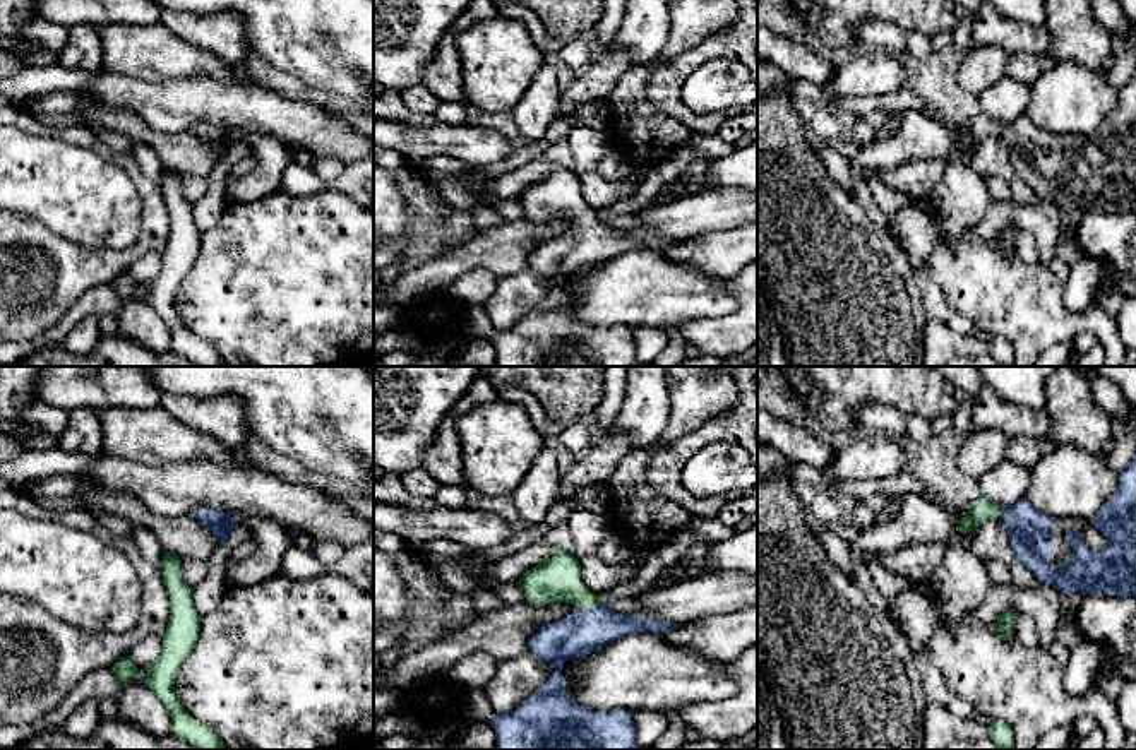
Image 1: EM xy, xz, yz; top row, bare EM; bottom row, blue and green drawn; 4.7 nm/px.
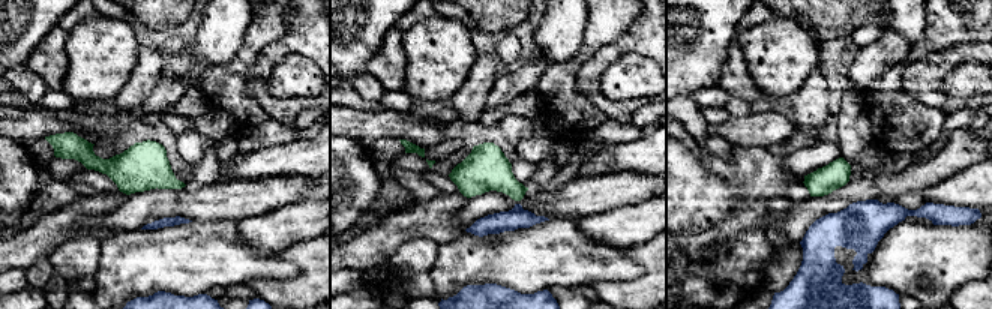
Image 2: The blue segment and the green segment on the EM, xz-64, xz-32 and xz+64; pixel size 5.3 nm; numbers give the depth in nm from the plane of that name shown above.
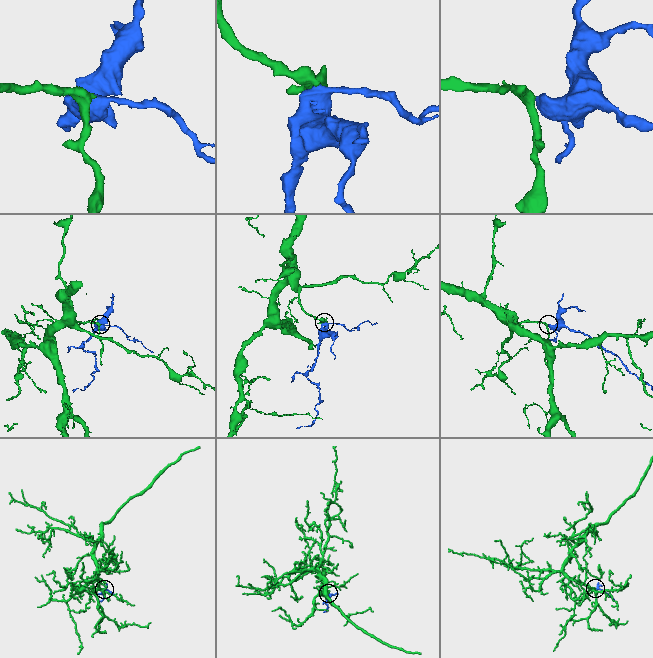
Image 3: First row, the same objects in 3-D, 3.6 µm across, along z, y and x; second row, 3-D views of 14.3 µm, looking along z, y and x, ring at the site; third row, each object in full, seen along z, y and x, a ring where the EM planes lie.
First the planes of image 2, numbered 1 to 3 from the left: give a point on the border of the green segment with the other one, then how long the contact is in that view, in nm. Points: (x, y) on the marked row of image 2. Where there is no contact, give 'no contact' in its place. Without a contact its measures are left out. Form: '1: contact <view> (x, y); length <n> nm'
1: no contact
2: no contact
3: no contact

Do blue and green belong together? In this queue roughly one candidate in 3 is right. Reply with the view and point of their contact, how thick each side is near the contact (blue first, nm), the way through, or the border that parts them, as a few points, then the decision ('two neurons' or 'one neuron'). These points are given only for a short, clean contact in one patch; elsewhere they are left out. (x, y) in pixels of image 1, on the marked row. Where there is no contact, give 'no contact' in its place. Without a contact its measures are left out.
meets blue in xz at (588, 608); 200 nm thick on the blue side, 220 nm on the other; runs through xz (586, 630), (588, 608), (557, 579); one neuron

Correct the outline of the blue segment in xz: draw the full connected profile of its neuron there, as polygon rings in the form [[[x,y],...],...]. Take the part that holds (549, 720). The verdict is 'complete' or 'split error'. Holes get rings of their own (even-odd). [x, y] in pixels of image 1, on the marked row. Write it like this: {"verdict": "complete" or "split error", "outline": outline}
{"verdict": "split error", "outline": [[[560,548],[543,563],[528,570],[516,582],[531,606],[545,606],[550,603],[571,603],[577,610],[564,620],[547,623],[529,639],[529,651],[541,661],[553,664],[552,678],[521,705],[507,714],[493,716],[490,724],[495,731],[497,750],[634,750],[637,747],[637,733],[629,711],[591,711],[574,704],[564,687],[562,666],[569,659],[577,659],[601,649],[610,640],[631,632],[667,632],[684,623],[636,618],[629,613],[615,613],[600,596],[591,592],[581,577],[581,565],[574,555]]]}

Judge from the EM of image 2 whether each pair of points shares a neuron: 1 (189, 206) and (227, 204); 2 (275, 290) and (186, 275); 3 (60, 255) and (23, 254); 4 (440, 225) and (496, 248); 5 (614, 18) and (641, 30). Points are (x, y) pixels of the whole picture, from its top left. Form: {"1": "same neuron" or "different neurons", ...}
{"1": "same neuron", "2": "different neurons", "3": "different neurons", "4": "different neurons", "5": "different neurons"}

